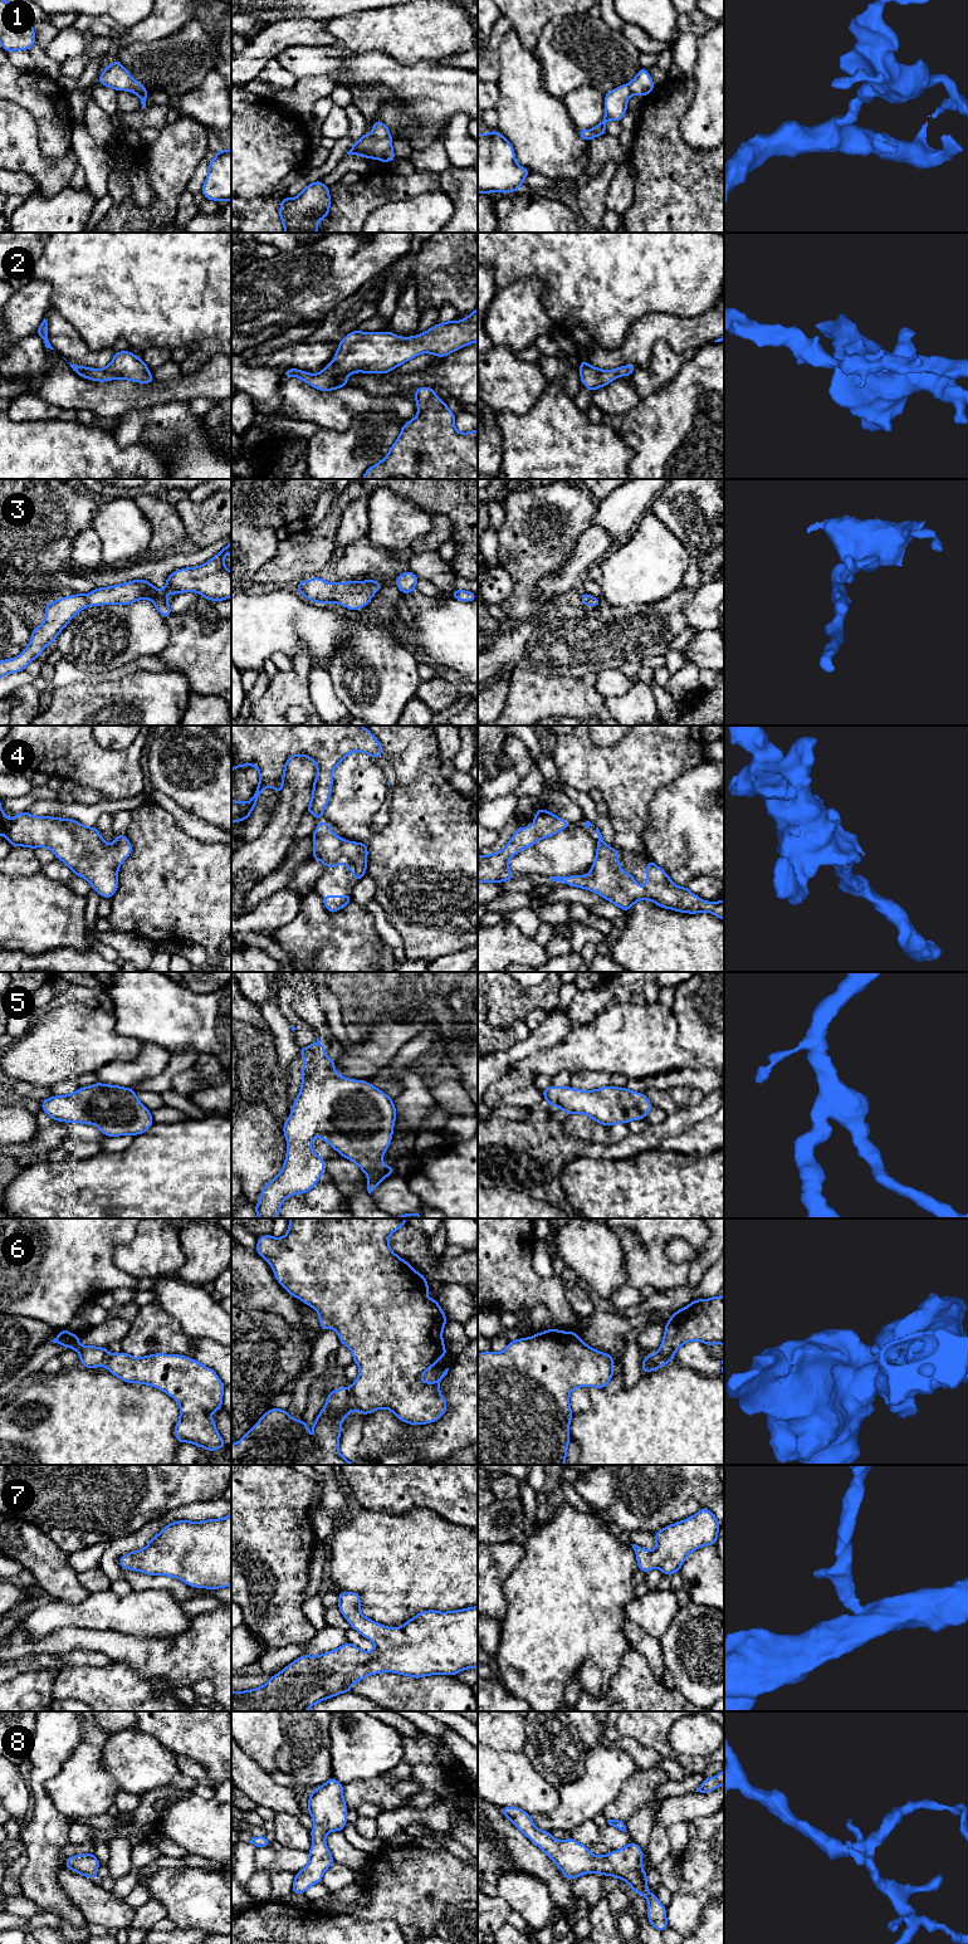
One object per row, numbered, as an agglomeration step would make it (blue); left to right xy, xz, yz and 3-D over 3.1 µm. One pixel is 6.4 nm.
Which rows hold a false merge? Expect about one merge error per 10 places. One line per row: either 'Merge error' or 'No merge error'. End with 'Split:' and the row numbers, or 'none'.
1: No merge error
2: No merge error
3: No merge error
4: No merge error
5: No merge error
6: Merge error
7: No merge error
8: No merge error
Split: 6

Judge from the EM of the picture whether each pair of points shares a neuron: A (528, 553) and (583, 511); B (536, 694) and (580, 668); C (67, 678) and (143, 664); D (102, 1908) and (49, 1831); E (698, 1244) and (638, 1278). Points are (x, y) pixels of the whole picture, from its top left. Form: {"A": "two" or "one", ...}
{"A": "one", "B": "two", "C": "one", "D": "two", "E": "one"}

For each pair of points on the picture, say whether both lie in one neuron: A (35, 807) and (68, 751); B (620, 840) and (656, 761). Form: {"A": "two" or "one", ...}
{"A": "two", "B": "one"}

